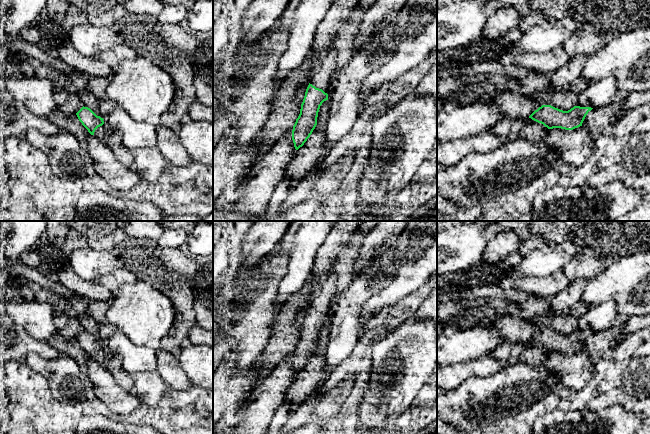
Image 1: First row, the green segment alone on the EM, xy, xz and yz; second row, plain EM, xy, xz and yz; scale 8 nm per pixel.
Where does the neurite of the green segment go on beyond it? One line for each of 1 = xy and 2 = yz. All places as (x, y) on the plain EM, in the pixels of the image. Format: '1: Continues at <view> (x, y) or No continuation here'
1: Continues at xy (101, 356)
2: No continuation here

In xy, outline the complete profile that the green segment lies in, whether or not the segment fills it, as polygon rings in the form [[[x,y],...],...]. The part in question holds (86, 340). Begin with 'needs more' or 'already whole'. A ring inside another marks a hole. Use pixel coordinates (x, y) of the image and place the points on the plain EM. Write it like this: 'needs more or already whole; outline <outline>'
needs more; outline [[[83,330],[76,339],[91,359],[100,364],[103,364],[108,359],[109,353],[105,349],[104,343],[97,340],[90,332]]]

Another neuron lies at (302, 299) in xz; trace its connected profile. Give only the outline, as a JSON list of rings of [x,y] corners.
[[[312,278],[291,296],[275,318],[268,344],[257,357],[255,384],[258,385],[268,377],[273,369],[284,360],[295,348],[300,338],[306,313],[312,298]]]

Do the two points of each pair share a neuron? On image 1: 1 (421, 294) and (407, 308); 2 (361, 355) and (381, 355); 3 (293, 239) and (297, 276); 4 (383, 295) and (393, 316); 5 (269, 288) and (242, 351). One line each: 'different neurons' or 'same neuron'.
1: same neuron
2: different neurons
3: same neuron
4: different neurons
5: different neurons

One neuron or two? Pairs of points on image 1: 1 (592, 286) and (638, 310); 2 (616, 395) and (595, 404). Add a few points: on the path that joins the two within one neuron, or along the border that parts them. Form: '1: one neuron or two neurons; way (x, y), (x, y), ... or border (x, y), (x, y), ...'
1: one neuron; way (602, 297), (620, 297), (626, 303)
2: one neuron; way (611, 397), (600, 402)

